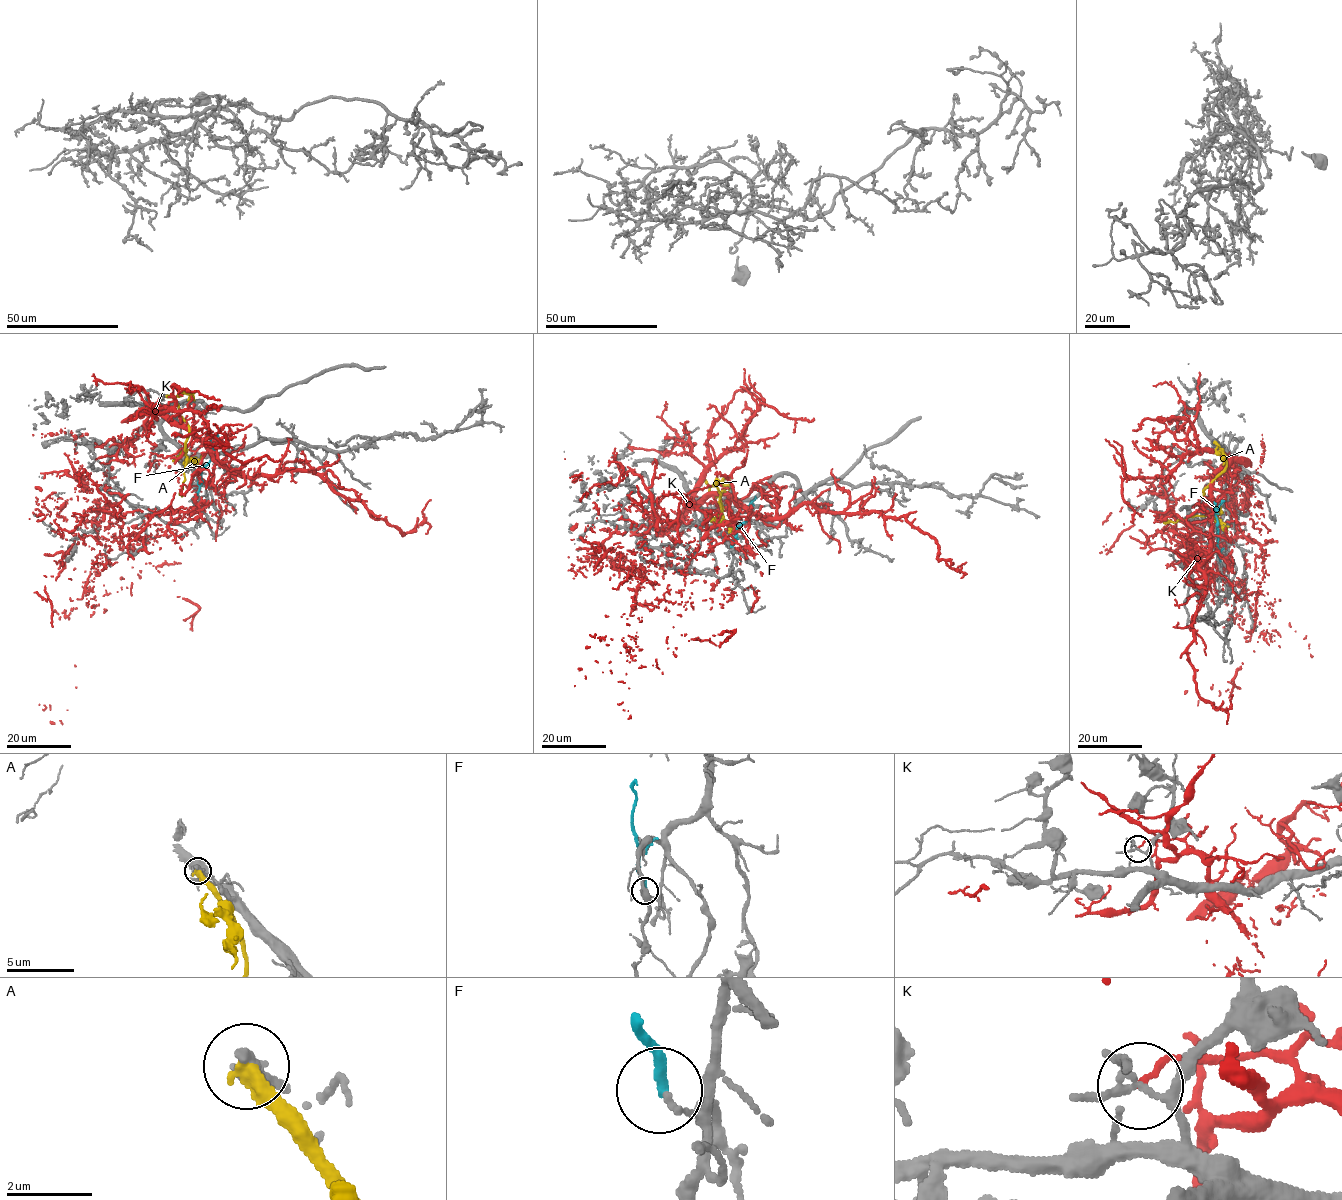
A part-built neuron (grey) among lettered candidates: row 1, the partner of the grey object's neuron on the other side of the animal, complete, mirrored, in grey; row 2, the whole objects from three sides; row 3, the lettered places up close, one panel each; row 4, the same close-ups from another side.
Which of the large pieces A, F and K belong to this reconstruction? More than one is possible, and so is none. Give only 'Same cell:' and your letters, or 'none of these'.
Same cell: none of these

